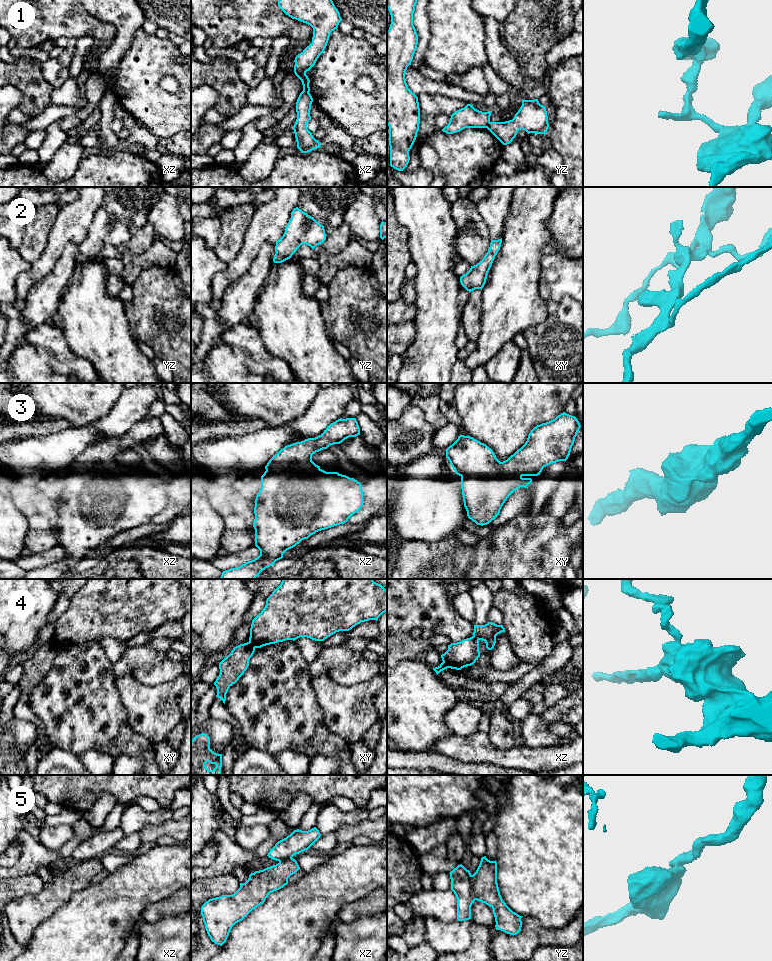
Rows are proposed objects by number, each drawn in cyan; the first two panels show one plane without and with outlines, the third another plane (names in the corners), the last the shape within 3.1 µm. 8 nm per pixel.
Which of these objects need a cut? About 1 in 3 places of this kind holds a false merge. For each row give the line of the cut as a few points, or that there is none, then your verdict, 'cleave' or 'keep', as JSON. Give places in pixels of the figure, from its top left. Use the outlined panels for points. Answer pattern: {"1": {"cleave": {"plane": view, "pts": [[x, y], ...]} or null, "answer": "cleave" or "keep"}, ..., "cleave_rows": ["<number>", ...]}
{"1": {"cleave": {"plane": "xz", "pts": [[303, 89], [308, 93]]}, "answer": "cleave"}, "2": {"cleave": null, "answer": "keep"}, "3": {"cleave": null, "answer": "keep"}, "4": {"cleave": {"plane": "xy", "pts": [[249, 641], [255, 647]]}, "answer": "cleave"}, "5": {"cleave": {"plane": "yz", "pts": [[471, 875], [472, 894], [475, 899]]}, "answer": "cleave"}, "cleave_rows": ["1", "4", "5"]}

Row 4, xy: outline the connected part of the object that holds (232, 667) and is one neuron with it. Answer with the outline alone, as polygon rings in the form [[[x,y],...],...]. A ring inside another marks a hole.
[[[250,643],[240,644],[233,648],[231,653],[219,663],[220,674],[214,685],[217,688],[216,697],[225,704],[229,688],[235,684],[249,666],[249,660],[255,652],[255,647]]]

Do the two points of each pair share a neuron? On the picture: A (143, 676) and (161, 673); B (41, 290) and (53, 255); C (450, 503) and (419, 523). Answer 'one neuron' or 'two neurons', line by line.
A: one neuron
B: two neurons
C: one neuron

